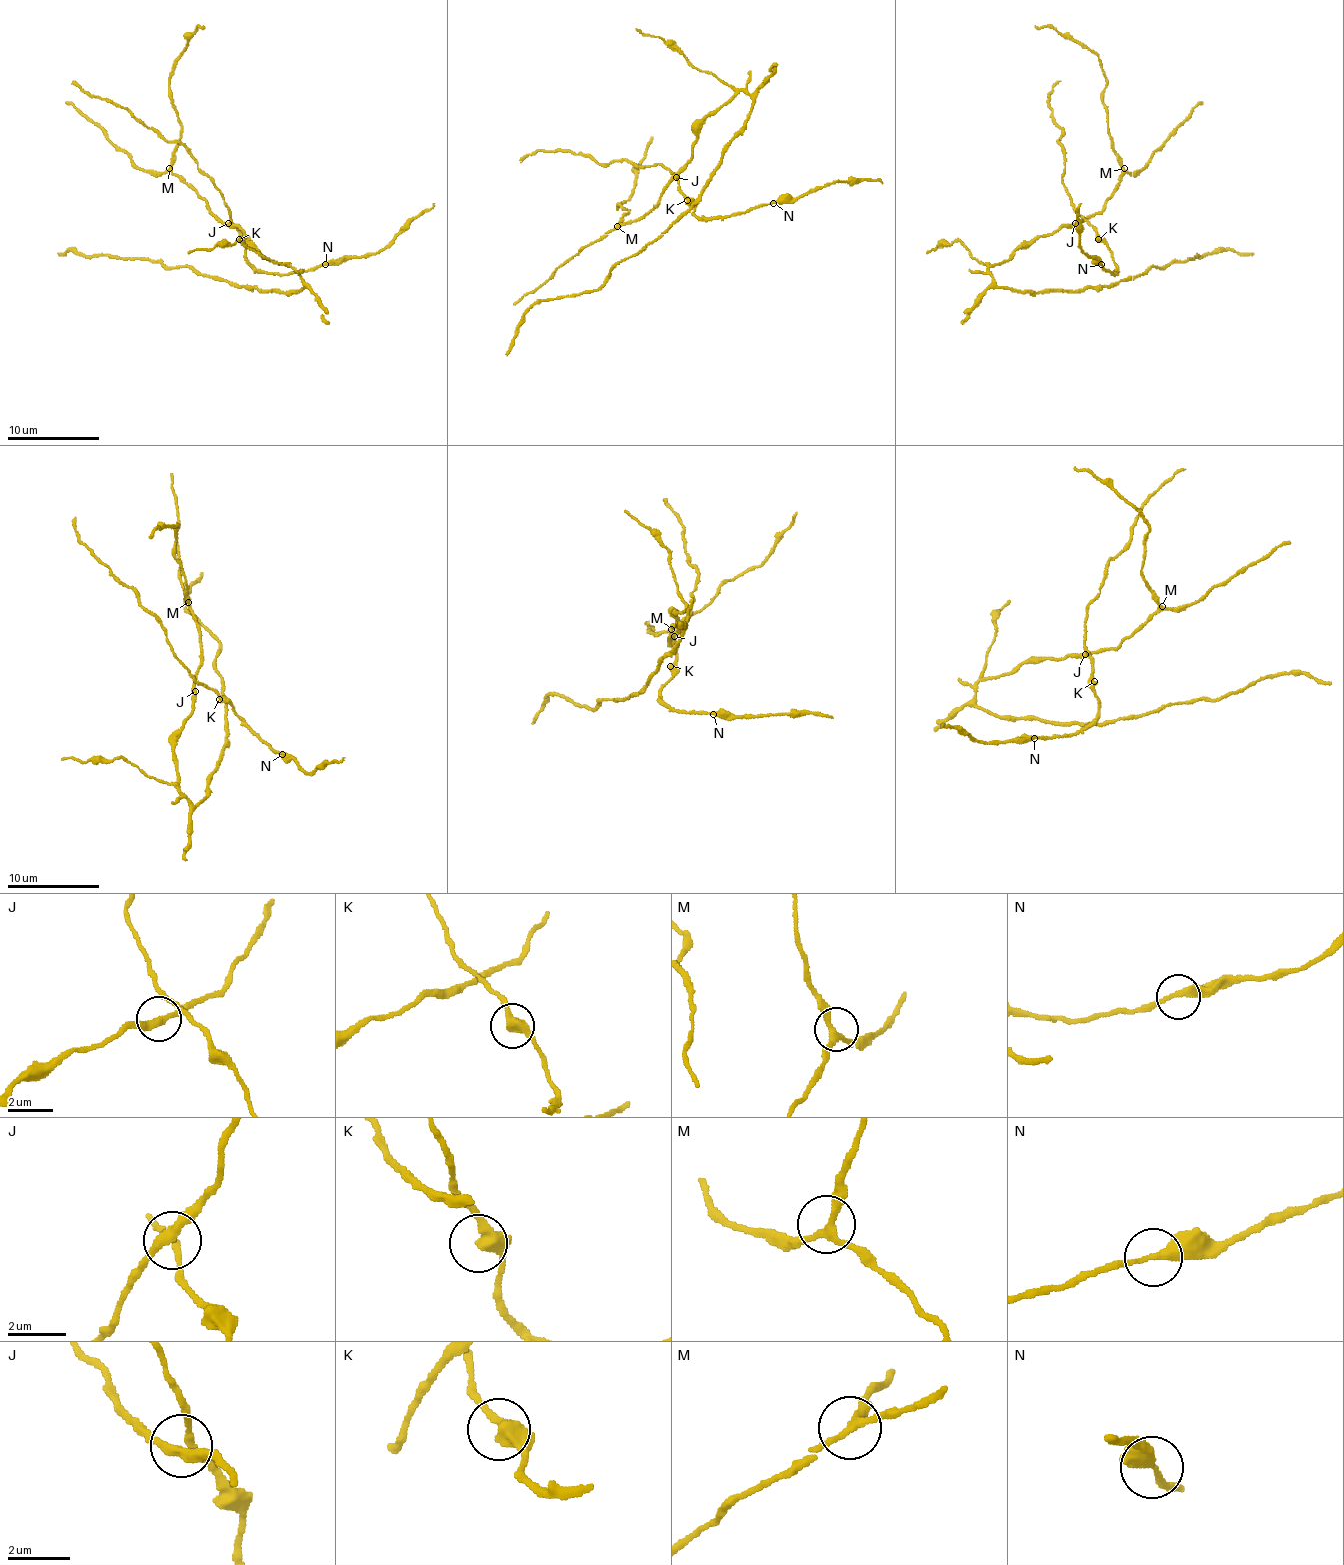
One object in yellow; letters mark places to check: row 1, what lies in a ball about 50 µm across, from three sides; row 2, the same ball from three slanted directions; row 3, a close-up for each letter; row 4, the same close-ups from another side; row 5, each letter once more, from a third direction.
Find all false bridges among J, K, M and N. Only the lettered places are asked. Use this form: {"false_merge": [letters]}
{"false_merge": []}

